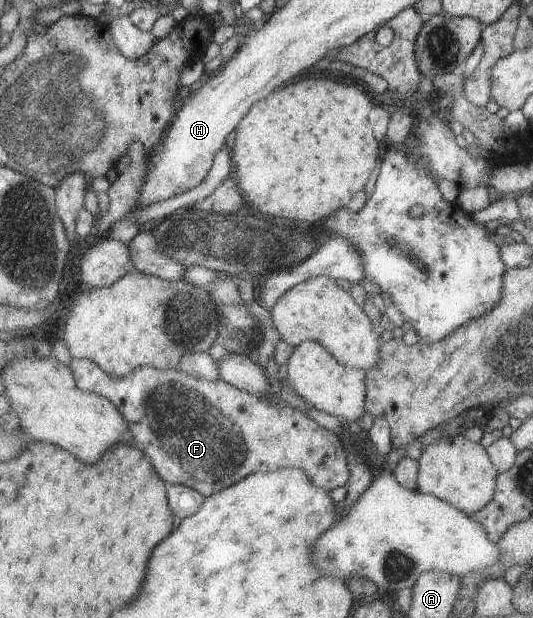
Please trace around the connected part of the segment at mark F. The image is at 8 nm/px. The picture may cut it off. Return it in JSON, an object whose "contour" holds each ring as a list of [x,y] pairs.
{"contour":[[[71,358],[67,367],[81,391],[99,394],[115,406],[127,424],[132,442],[142,449],[150,466],[166,484],[184,485],[207,497],[252,473],[267,473],[276,469],[300,469],[314,486],[327,492],[344,486],[349,479],[341,440],[332,431],[310,419],[304,411],[280,401],[278,394],[252,394],[222,379],[197,379],[177,368],[160,370],[142,365],[118,378],[106,374],[88,359]]]}

